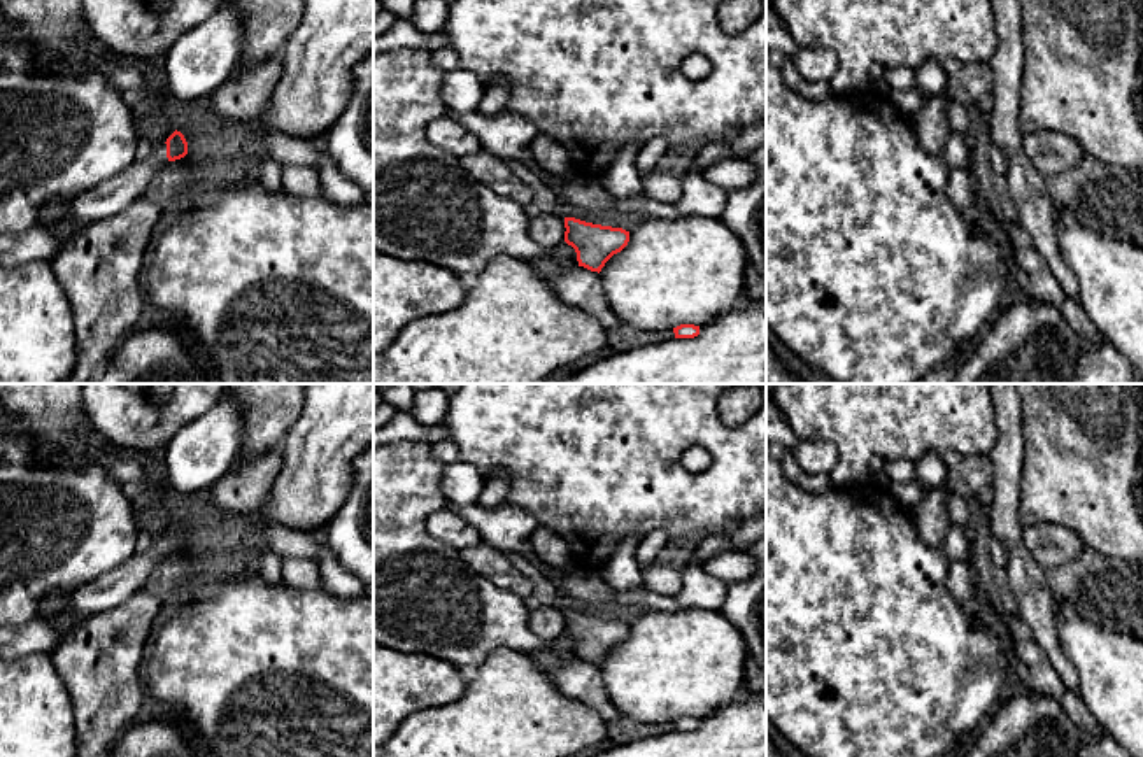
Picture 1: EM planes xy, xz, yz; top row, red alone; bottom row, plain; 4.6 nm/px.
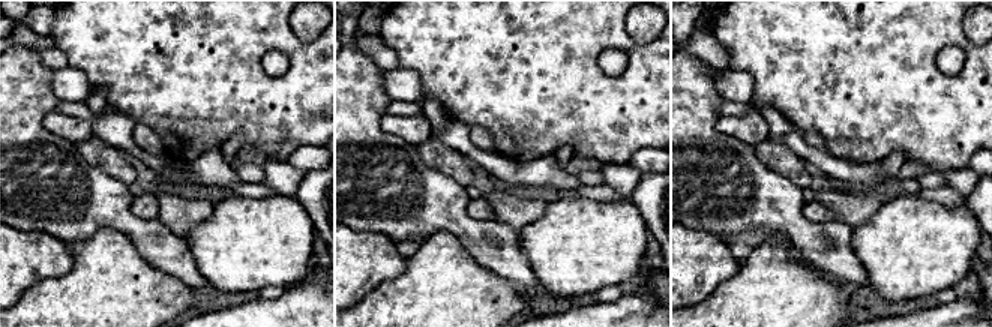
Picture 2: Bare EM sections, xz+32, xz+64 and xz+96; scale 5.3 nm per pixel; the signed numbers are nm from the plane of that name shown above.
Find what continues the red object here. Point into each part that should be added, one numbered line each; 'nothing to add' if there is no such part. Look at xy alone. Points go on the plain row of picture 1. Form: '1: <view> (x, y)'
1: xy (111, 589)

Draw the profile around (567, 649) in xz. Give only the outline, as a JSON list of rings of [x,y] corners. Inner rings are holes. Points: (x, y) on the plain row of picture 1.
[[[566,634],[559,636],[557,640],[550,641],[550,643],[561,659],[564,659],[564,661],[579,659],[575,641],[572,638],[568,638]]]

